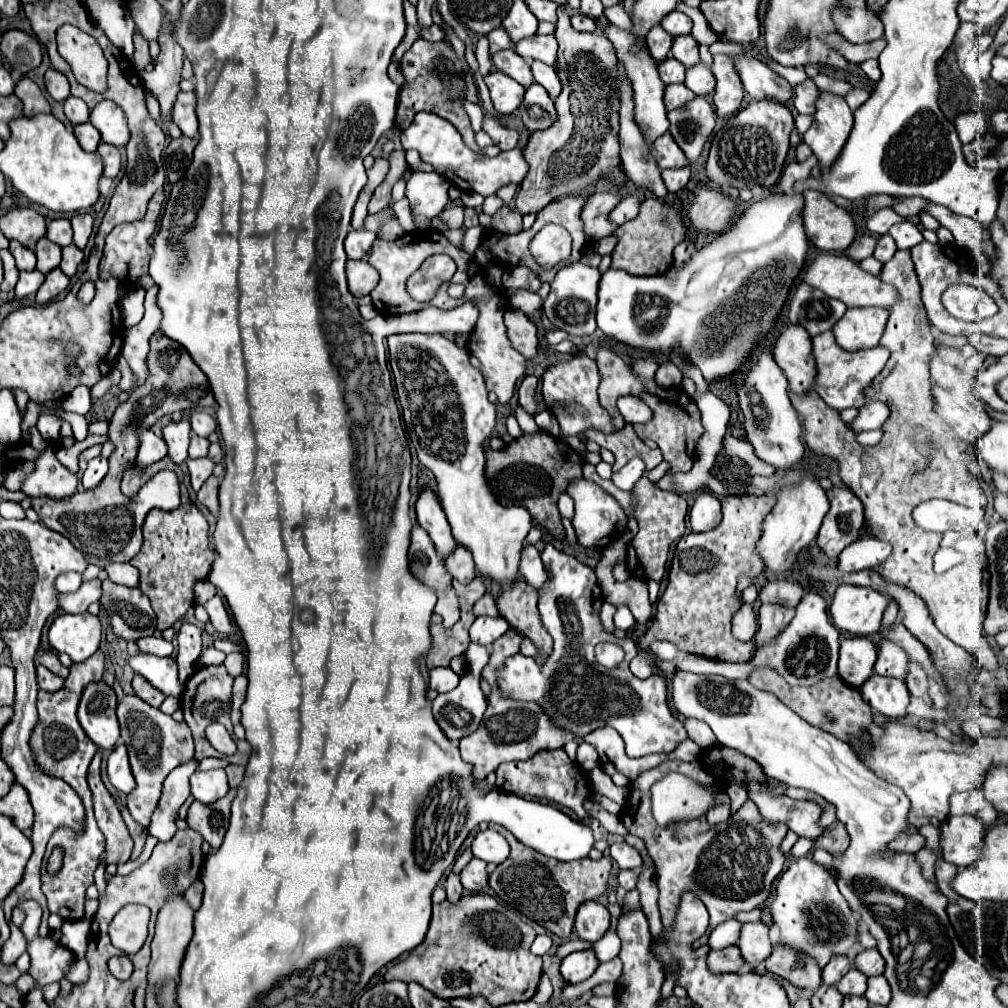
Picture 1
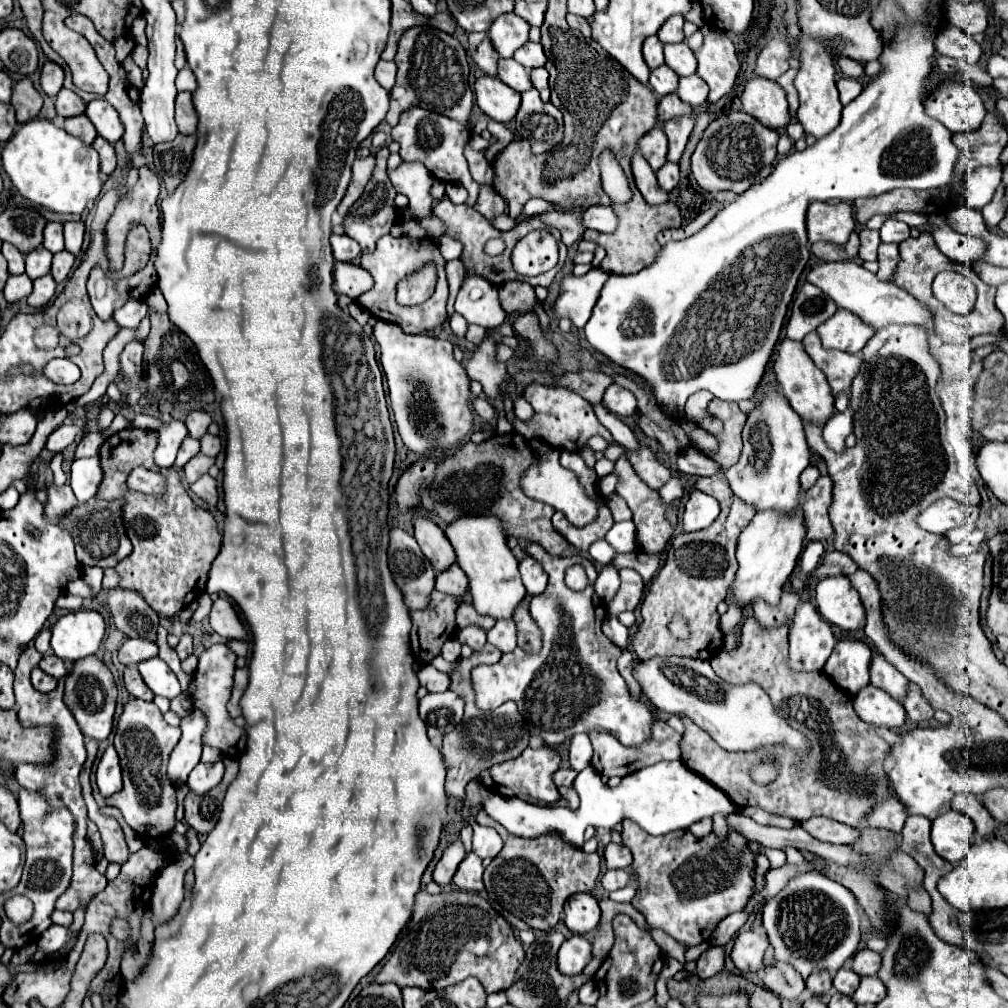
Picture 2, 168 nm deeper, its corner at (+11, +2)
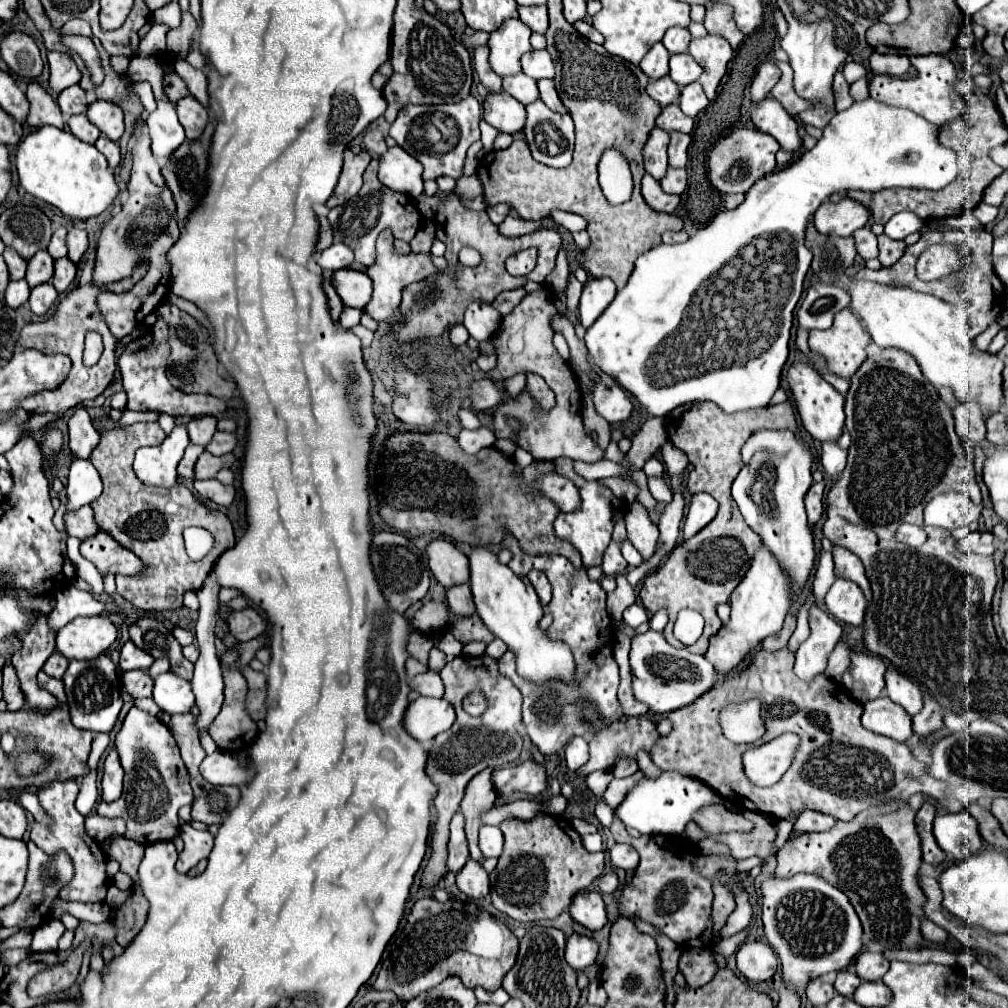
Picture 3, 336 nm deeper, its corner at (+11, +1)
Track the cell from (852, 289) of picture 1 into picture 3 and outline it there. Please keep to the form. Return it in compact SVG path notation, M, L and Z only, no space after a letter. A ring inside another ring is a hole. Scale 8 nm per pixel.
M853 270L841 272L835 276L837 286L849 292L851 304L849 308L861 318L865 330L873 338L879 348L901 348L915 356L925 378L933 386L949 386L953 388L959 400L977 400L983 404L983 412L997 410L1001 404L1001 370L1003 362L989 352L977 350L973 342L957 342L951 334L951 326L947 322L953 316L953 306L931 296L921 294L911 288L885 286L869 280L857 280Z

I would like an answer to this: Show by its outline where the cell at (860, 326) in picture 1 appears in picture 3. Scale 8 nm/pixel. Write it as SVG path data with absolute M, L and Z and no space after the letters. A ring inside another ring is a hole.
M849 308L837 312L829 330L809 332L809 348L827 360L833 374L847 380L863 364L865 348L869 344L871 336Z

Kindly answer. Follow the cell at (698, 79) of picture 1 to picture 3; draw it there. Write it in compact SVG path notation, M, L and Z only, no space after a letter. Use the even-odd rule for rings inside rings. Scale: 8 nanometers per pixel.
M691 82L691 84L687 84L687 86L681 88L679 104L681 104L681 110L683 110L687 116L695 118L701 110L705 110L705 108L709 106L709 100L707 100L701 84L699 84L699 82Z

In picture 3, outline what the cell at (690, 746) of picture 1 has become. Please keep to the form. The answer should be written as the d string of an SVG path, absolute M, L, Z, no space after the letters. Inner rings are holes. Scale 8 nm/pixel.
M643 716L613 722L589 740L591 758L581 768L581 774L587 776L595 770L609 770L615 766L615 760L619 760L619 756L637 758L639 750L651 752L655 740L659 738L661 736L655 724Z

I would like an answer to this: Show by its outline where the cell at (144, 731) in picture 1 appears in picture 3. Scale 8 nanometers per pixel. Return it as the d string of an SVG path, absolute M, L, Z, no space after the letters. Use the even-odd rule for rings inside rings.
M133 706L133 708L129 710L127 718L123 720L123 726L121 726L121 730L119 730L117 738L115 738L115 748L117 748L117 752L119 752L119 758L121 758L121 764L123 764L123 770L125 770L123 800L115 800L115 802L111 802L111 804L99 804L97 812L99 812L101 816L107 816L107 818L117 818L117 816L119 816L119 818L123 818L123 820L127 822L127 832L125 832L125 838L135 840L135 842L139 842L139 844L143 844L143 846L149 846L149 844L153 844L153 842L161 842L161 840L171 840L171 838L175 838L175 834L177 834L177 830L179 830L177 810L179 810L181 806L185 806L185 804L191 804L191 802L193 802L193 792L191 792L191 786L189 786L189 780L187 780L187 770L185 770L185 764L183 764L183 760L181 760L181 756L179 756L179 746L177 746L177 742L175 742L175 738L173 738L173 734L171 734L171 730L169 730L165 724L161 724L155 716L151 716L149 712L143 712L143 710L139 710L137 706ZM161 830L171 830L171 832L175 832L175 834L173 834L173 836L155 836L155 834L159 834Z

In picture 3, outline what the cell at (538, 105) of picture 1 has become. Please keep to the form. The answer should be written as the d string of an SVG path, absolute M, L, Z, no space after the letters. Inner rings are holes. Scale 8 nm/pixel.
M541 98L527 104L525 108L527 122L523 134L531 148L533 158L553 168L569 166L575 140L571 116L551 112Z

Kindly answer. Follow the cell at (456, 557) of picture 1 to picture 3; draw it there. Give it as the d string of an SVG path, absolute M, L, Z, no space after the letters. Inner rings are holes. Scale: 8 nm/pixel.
M457 584L455 588L447 588L447 604L449 610L457 616L471 616L475 614L475 604L473 604L473 596L471 596L471 588L469 584Z

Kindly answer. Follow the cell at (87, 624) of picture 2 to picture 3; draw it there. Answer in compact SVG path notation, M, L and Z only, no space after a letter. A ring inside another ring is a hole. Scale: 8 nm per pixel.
M79 616L57 632L57 650L67 660L91 660L103 654L117 638L107 616Z

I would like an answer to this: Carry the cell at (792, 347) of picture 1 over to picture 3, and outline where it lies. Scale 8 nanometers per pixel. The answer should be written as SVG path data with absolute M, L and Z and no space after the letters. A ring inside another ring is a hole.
M795 362L787 370L787 382L789 382L789 390L791 390L791 396L795 400L795 408L799 412L803 428L819 442L837 440L841 436L843 424L845 424L845 412L843 412L845 400L843 400L843 396L829 382L825 382L815 368L811 368L809 364L803 364L803 362Z

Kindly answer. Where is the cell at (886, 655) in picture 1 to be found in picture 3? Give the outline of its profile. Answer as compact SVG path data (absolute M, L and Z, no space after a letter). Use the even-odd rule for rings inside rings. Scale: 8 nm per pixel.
M888 668L885 672L885 692L895 704L903 706L911 716L923 708L923 694L919 686L896 669Z

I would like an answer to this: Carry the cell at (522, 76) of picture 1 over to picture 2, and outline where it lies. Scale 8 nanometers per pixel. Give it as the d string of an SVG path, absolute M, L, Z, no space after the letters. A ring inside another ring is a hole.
M499 59L499 73L497 77L509 85L511 89L515 89L517 93L523 93L527 89L531 89L531 79L529 79L529 71L525 67L521 67L515 59Z

